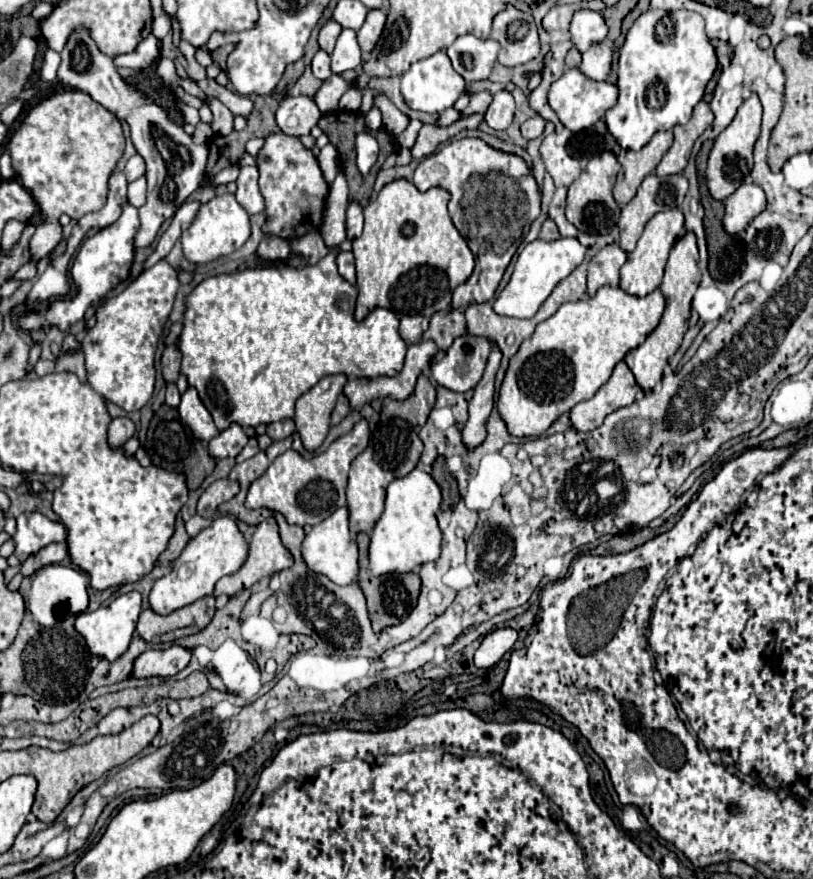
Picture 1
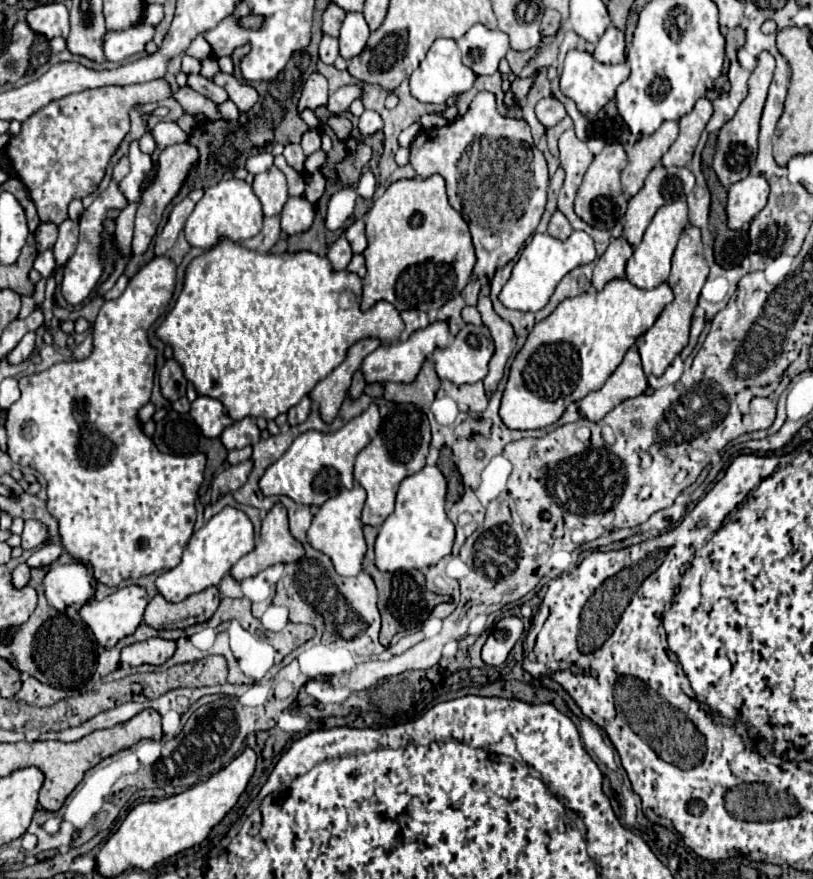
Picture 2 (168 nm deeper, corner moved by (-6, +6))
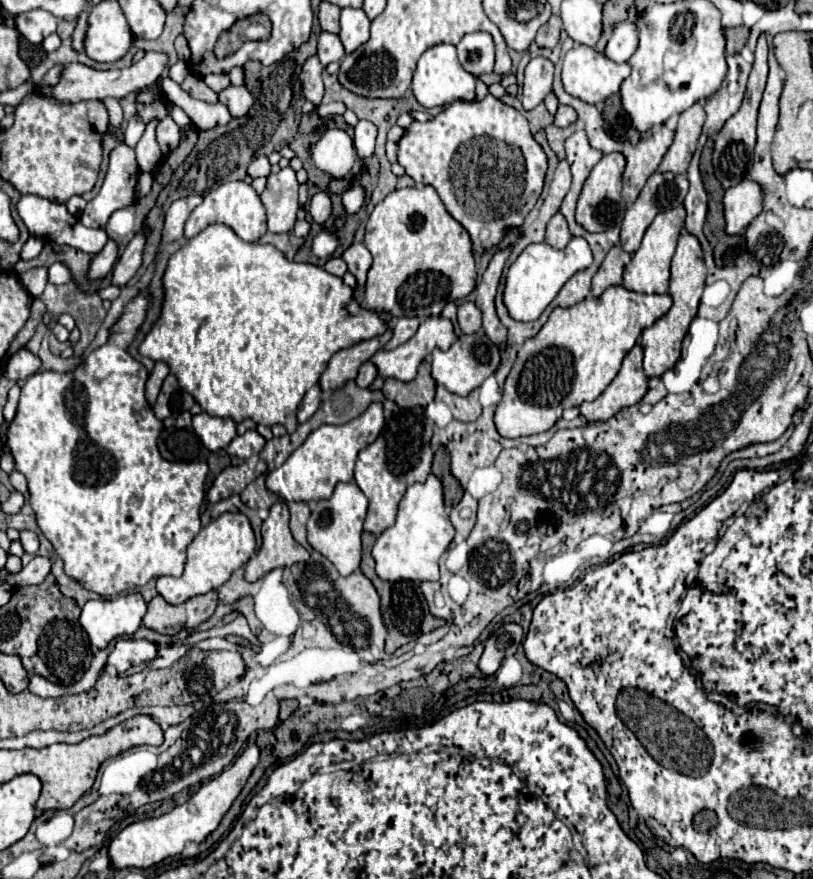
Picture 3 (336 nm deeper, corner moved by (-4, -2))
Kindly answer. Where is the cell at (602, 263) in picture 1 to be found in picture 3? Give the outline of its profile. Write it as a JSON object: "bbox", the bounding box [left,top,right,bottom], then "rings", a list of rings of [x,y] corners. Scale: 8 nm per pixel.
{"bbox":[593,246,631,296],"rings":[[[613,246],[607,252],[601,268],[593,276],[593,296],[601,296],[601,292],[607,290],[609,286],[621,284],[621,274],[629,260],[631,260],[631,256],[621,246]]]}

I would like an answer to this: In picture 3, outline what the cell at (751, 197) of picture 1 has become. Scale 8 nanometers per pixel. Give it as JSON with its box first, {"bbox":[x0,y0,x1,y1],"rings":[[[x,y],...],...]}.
{"bbox":[725,180,763,234],"rings":[[[743,180],[741,184],[725,190],[725,222],[727,234],[745,234],[751,220],[761,214],[763,192],[761,186],[753,180]]]}

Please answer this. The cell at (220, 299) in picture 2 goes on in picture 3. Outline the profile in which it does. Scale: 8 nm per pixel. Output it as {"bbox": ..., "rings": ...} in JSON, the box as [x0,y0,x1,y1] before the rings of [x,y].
{"bbox":[139,224,387,426],"rings":[[[211,224],[209,228],[205,228],[201,234],[197,234],[193,240],[185,242],[185,246],[181,250],[177,250],[167,264],[165,270],[165,304],[161,310],[159,320],[155,322],[153,330],[145,336],[145,340],[139,346],[139,352],[151,360],[161,360],[169,366],[171,374],[177,376],[179,384],[183,390],[187,390],[203,408],[203,412],[211,414],[211,416],[229,416],[233,418],[237,424],[243,422],[245,418],[251,418],[255,424],[263,424],[263,426],[273,426],[273,424],[285,424],[285,418],[289,414],[293,414],[299,406],[299,402],[303,400],[305,392],[309,388],[313,388],[323,370],[327,368],[327,362],[331,360],[331,356],[343,348],[349,348],[361,340],[369,340],[373,336],[385,334],[387,332],[387,324],[385,320],[373,312],[373,310],[363,310],[357,300],[355,300],[355,292],[351,286],[347,286],[339,276],[333,276],[329,272],[325,272],[321,266],[315,264],[307,264],[307,262],[291,262],[287,260],[275,246],[271,244],[251,244],[251,242],[243,242],[229,226],[225,224]]]}

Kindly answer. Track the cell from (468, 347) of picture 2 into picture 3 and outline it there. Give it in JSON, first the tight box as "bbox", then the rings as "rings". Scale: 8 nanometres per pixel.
{"bbox":[433,330,499,396],"rings":[[[483,330],[471,334],[471,336],[461,336],[453,342],[453,346],[443,352],[439,348],[433,350],[433,378],[439,386],[445,386],[449,392],[467,396],[471,390],[479,388],[487,376],[491,376],[499,368],[499,348],[485,336]]]}

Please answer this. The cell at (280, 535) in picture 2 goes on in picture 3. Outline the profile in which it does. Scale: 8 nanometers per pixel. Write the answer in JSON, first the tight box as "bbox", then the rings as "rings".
{"bbox":[245,502,309,582],"rings":[[[277,502],[269,510],[269,518],[261,528],[263,544],[245,564],[245,580],[257,582],[273,568],[287,568],[297,562],[307,562],[309,552],[297,544],[289,532],[289,510],[285,502]]]}

